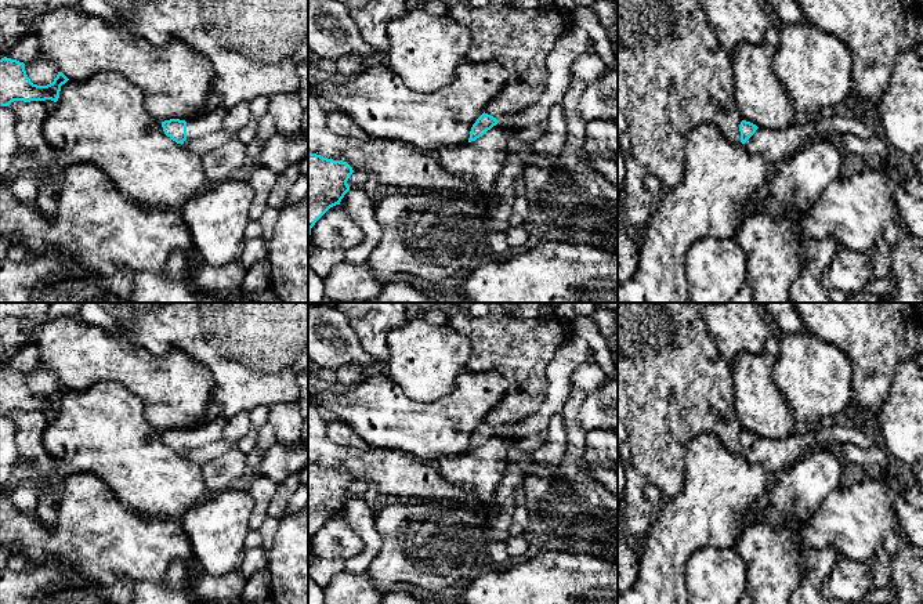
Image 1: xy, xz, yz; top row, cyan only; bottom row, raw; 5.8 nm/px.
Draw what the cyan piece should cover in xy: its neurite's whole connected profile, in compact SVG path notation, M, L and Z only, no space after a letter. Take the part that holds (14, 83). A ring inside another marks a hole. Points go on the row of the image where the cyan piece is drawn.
M11 58L0 59L0 105L10 106L14 101L46 101L59 98L61 86L69 79L58 72L53 83L37 86L26 75L25 64Z

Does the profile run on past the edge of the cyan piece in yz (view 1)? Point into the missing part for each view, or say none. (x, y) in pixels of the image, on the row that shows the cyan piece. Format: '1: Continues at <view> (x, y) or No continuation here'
1: No continuation here

